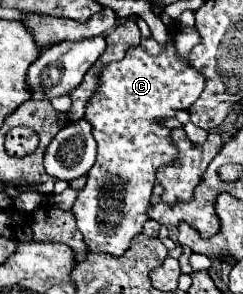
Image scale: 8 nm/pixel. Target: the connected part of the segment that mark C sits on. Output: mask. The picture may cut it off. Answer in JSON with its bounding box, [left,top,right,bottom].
[71,27,203,257]

